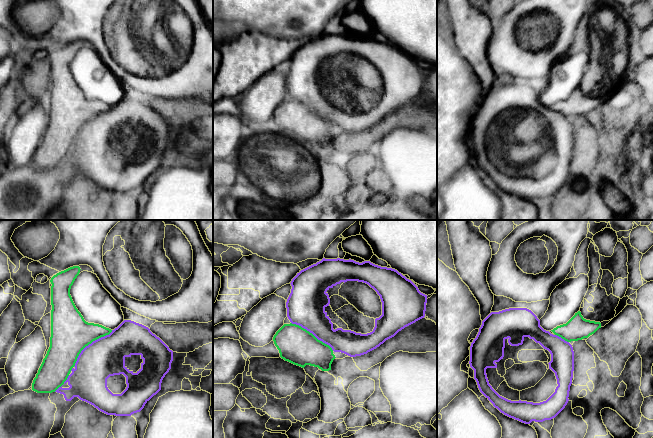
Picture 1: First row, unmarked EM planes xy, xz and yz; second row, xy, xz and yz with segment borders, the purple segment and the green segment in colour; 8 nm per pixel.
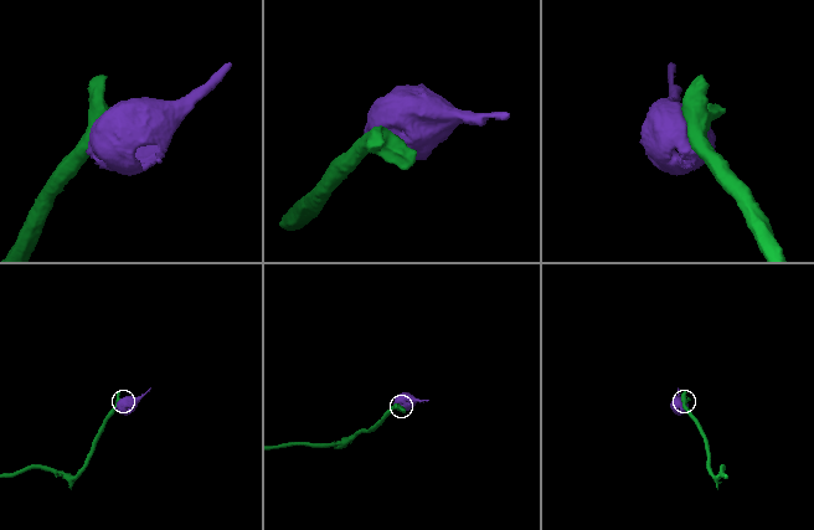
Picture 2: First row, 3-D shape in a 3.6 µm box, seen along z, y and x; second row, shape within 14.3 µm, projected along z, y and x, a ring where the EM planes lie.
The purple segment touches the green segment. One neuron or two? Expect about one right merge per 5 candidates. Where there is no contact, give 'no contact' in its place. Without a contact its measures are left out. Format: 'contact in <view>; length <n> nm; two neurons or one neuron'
contact in xy; length 480 nm; two neurons

